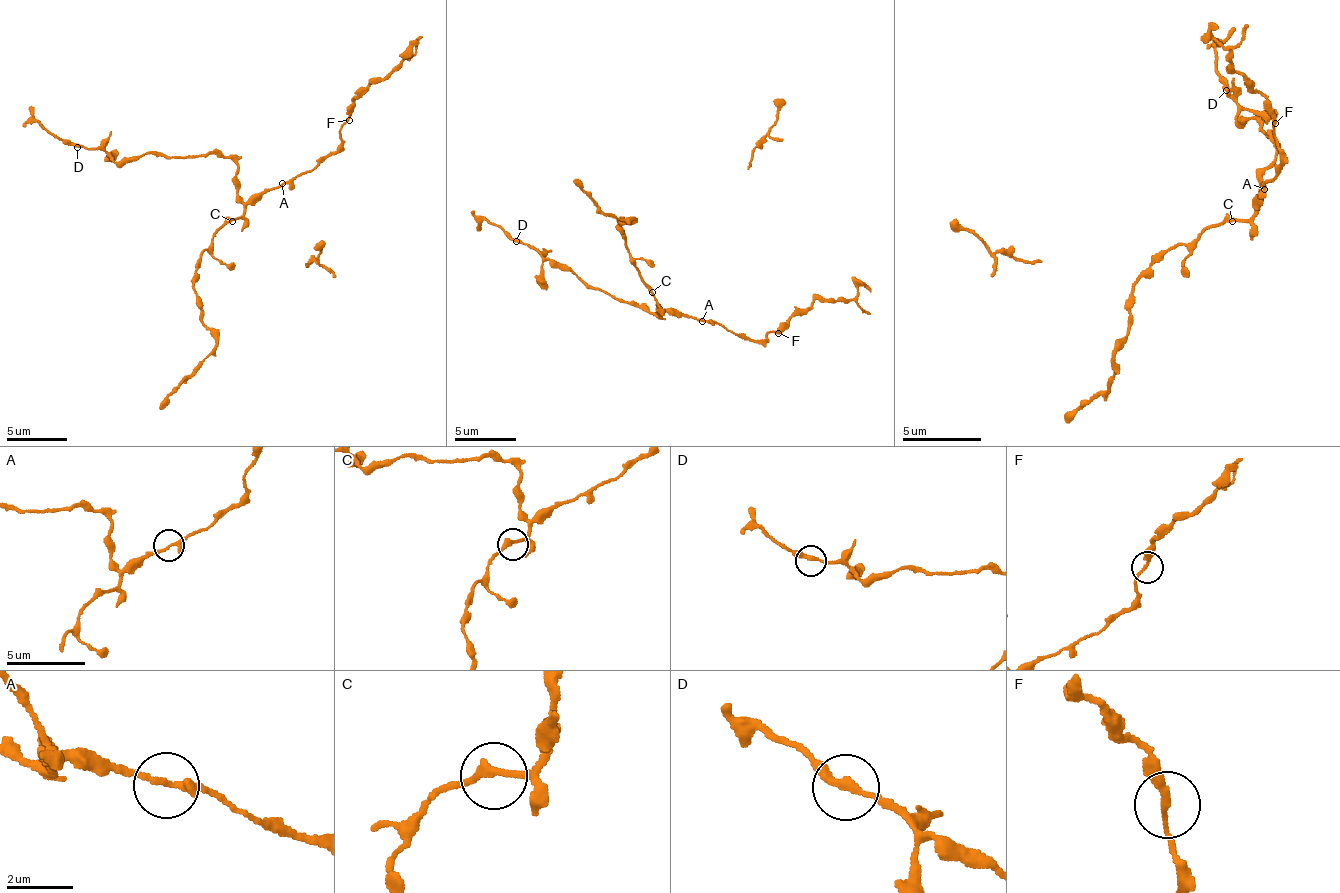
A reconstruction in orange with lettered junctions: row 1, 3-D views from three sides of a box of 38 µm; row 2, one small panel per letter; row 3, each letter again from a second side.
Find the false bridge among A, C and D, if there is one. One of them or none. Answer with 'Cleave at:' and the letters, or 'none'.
Cleave at: none

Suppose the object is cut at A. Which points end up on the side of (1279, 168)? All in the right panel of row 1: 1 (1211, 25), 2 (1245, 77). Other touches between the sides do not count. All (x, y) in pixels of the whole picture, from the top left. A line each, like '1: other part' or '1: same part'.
1: same part
2: same part

